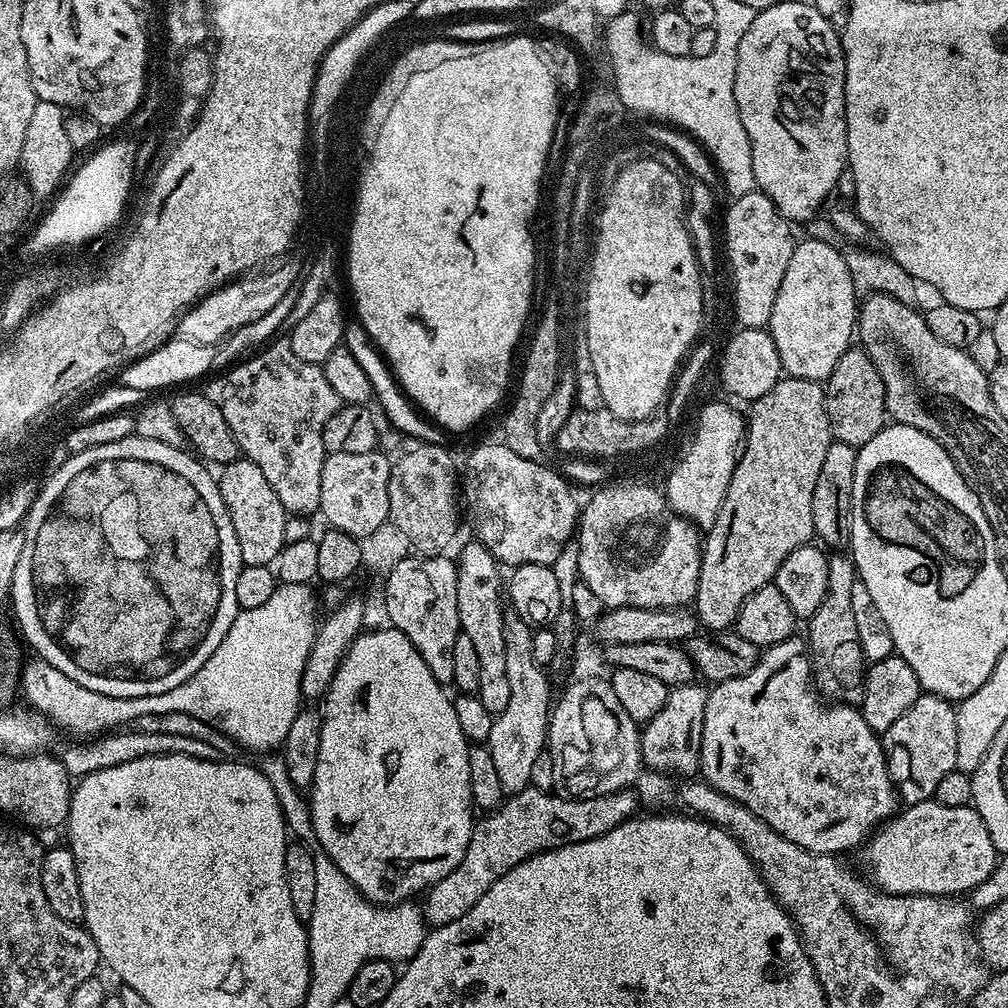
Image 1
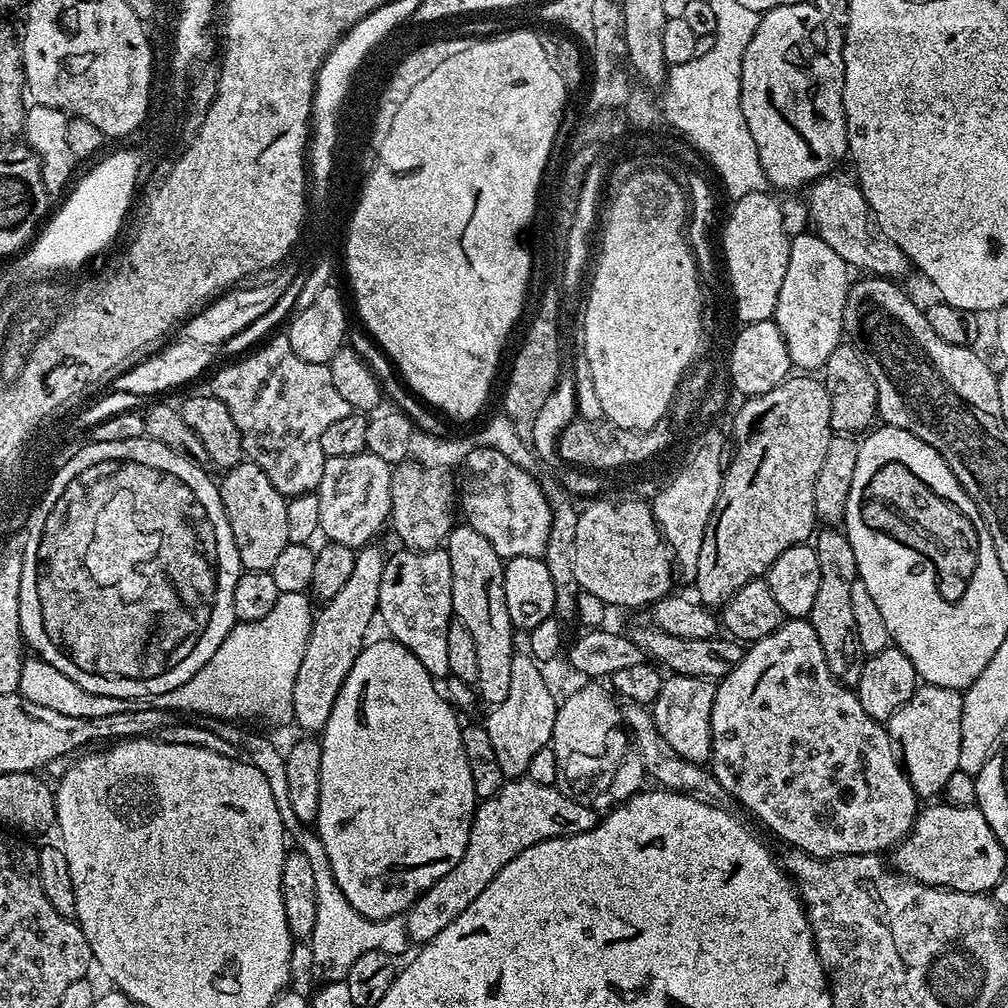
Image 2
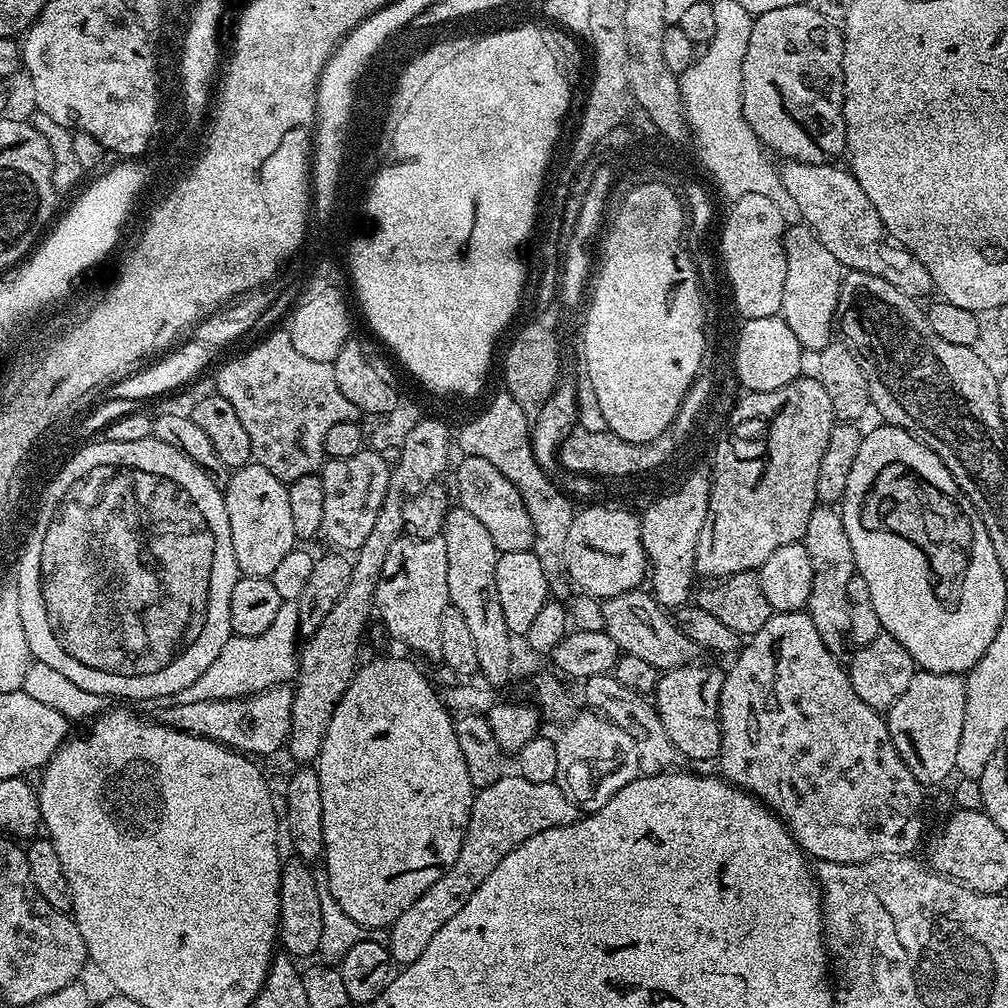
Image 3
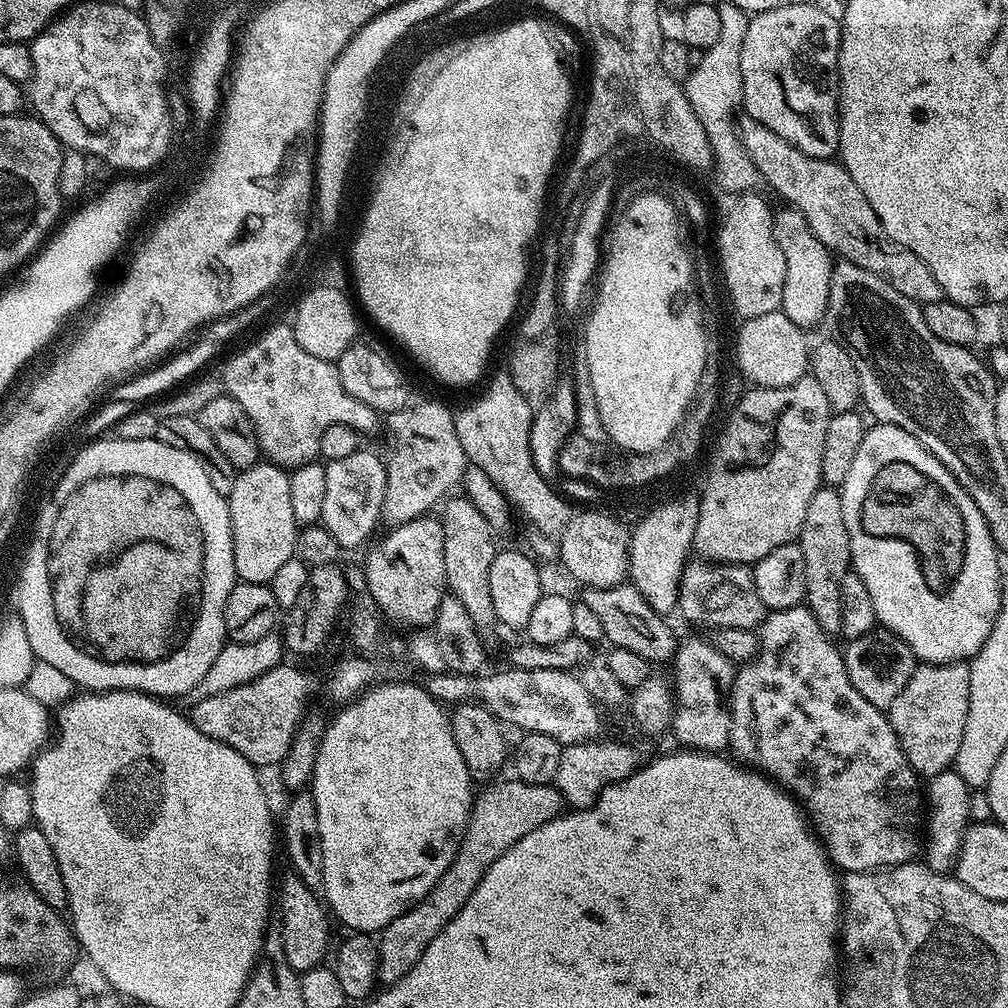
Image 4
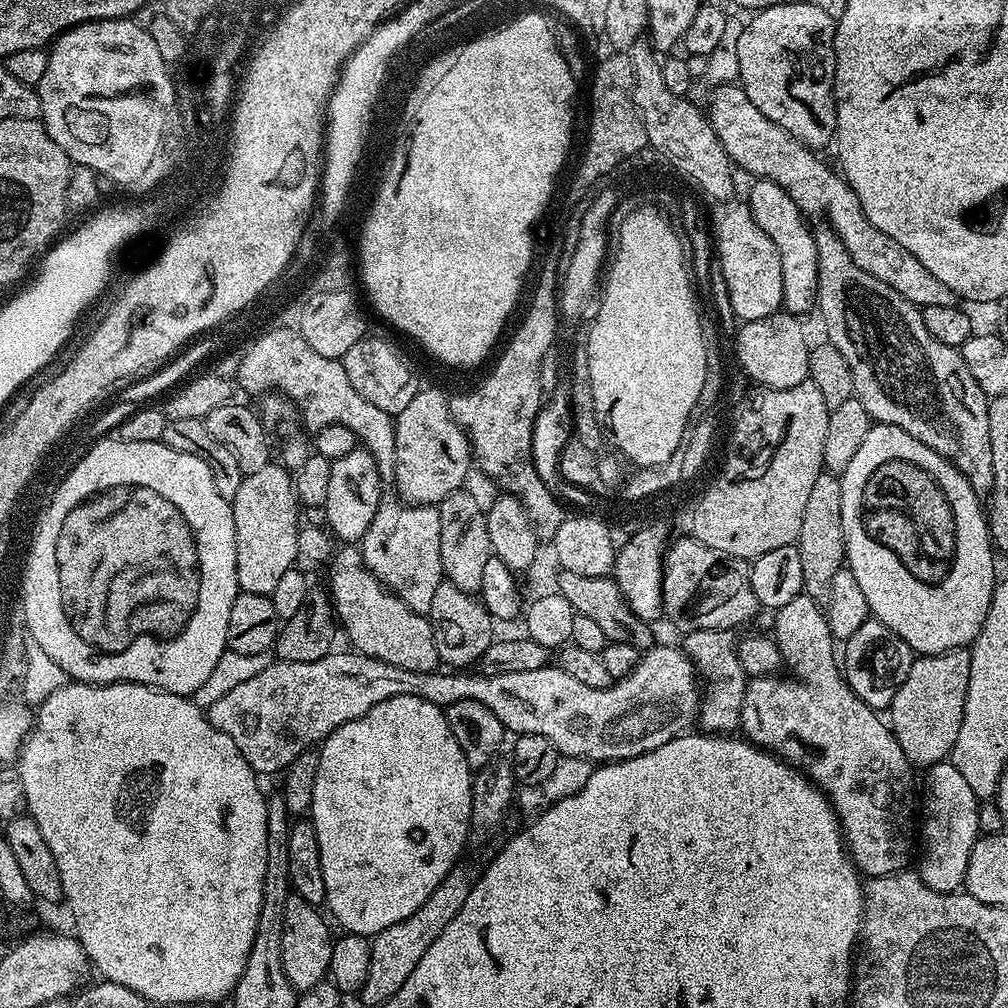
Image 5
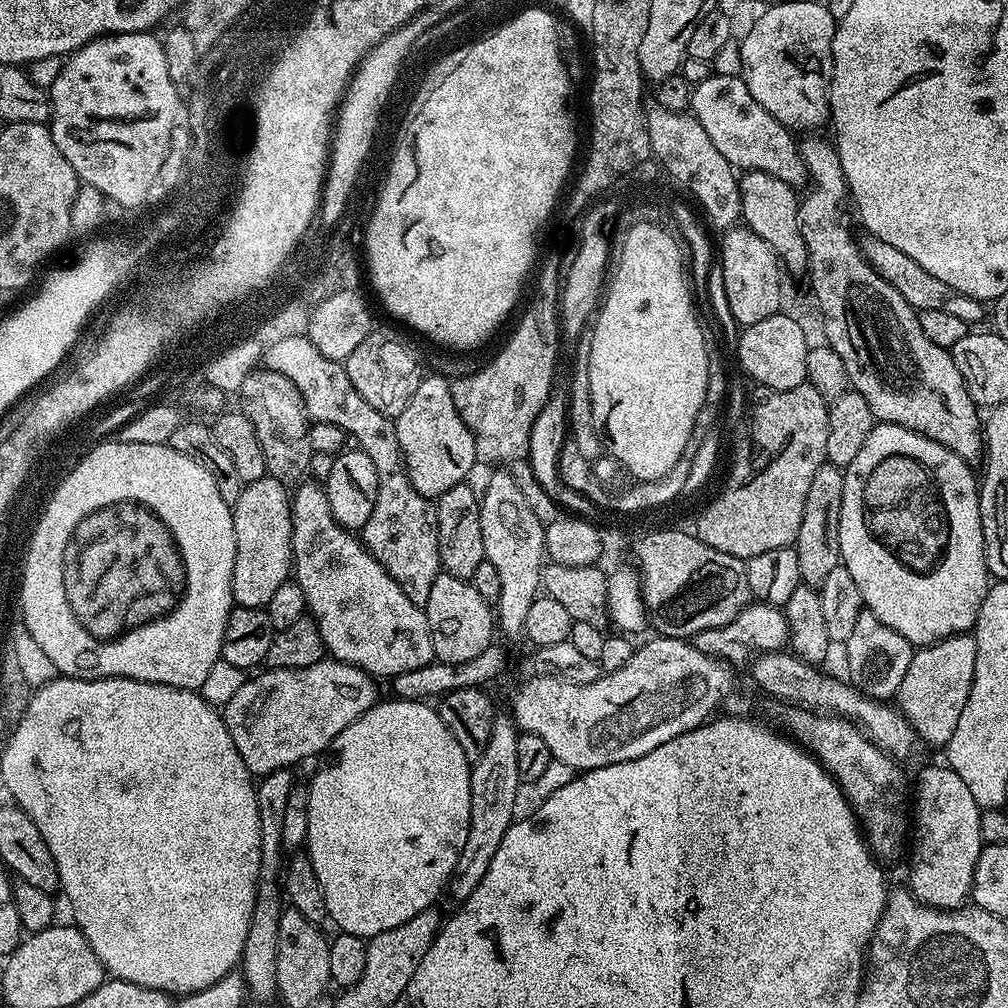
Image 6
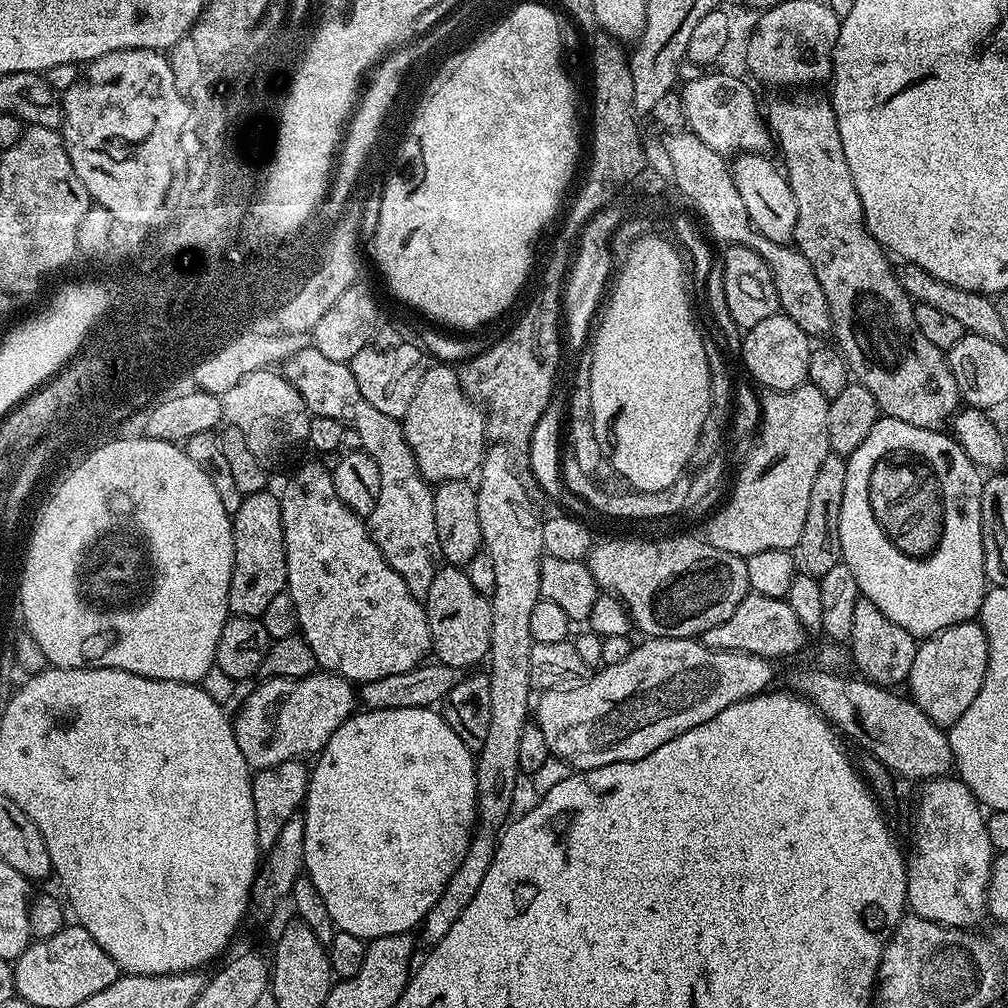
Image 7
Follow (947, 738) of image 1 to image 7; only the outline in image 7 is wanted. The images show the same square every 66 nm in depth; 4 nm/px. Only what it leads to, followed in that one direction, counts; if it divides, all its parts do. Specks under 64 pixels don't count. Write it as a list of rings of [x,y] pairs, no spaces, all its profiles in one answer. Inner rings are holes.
[[[967,620],[943,628],[919,641],[914,666],[910,666],[906,681],[907,695],[935,724],[950,726],[962,718],[966,706],[970,706],[978,690],[982,690],[987,665],[988,643],[979,622]]]

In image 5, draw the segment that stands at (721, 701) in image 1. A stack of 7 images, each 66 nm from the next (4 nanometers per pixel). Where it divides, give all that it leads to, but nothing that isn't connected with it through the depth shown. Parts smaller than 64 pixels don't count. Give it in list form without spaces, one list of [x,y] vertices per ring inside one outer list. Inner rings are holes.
[[[801,594],[794,602],[786,602],[775,616],[774,639],[780,648],[781,661],[800,680],[779,680],[781,677],[776,674],[749,679],[740,715],[743,735],[756,747],[800,769],[827,796],[840,819],[849,857],[865,877],[905,871],[912,856],[912,839],[918,836],[918,792],[912,789],[912,761],[906,758],[902,746],[898,746],[891,727],[880,721],[881,713],[850,690],[838,667],[838,648],[830,634],[825,609]]]

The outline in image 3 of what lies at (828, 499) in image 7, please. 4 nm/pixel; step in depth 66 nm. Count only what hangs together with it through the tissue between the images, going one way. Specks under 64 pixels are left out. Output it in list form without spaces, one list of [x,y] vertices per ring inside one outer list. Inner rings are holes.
[[[817,506],[810,514],[810,522],[806,522],[806,534],[802,543],[814,566],[814,586],[810,586],[807,614],[818,629],[822,642],[826,642],[826,650],[830,650],[838,658],[847,657],[852,635],[846,586],[850,586],[850,578],[857,575],[857,570],[843,515],[835,507]]]

